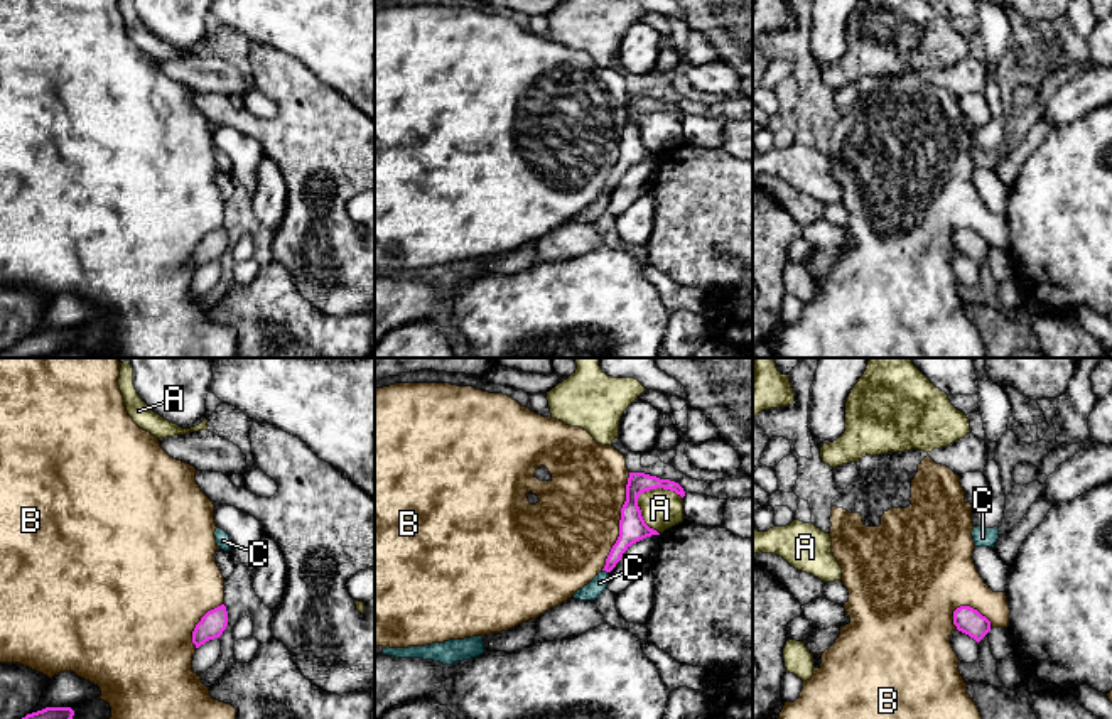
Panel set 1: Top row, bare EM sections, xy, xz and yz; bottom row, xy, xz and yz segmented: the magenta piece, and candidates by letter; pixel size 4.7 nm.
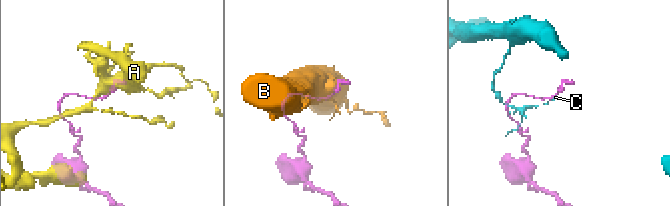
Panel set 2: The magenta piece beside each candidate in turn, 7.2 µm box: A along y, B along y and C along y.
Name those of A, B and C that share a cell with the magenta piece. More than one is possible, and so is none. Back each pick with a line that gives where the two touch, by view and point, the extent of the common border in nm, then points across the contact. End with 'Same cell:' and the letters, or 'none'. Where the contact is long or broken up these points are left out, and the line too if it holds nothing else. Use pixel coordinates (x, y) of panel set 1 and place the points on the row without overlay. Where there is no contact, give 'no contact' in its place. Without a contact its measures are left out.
Same cell: none

